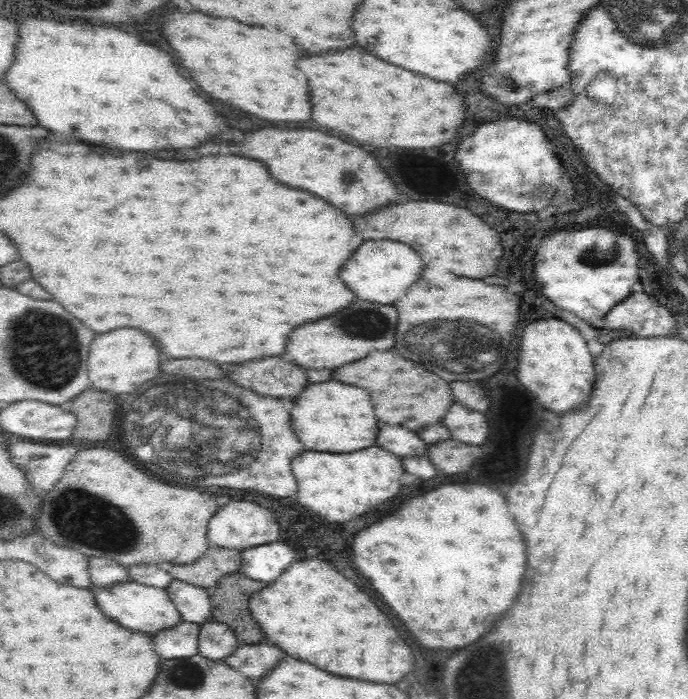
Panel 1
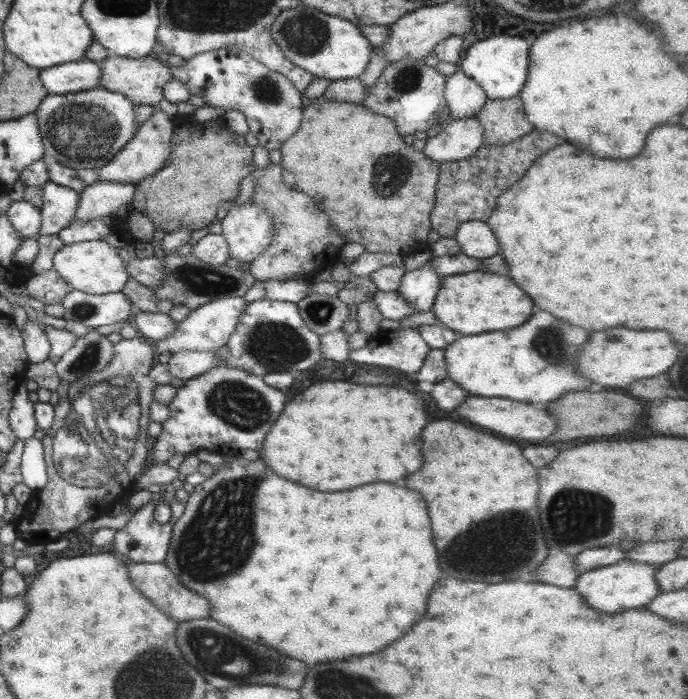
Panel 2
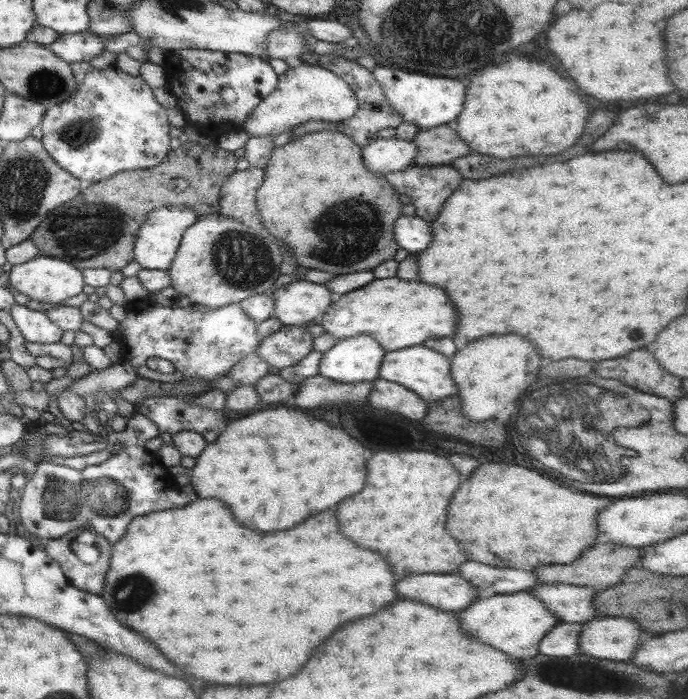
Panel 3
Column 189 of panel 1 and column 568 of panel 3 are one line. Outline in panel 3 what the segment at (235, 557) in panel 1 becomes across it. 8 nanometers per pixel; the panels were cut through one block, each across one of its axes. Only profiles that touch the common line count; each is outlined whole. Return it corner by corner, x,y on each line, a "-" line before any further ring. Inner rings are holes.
594,543
569,562
569,564
549,564
535,566
531,571
539,583
563,583
588,586
595,591
617,584
627,568
635,567
641,556
638,548
619,546
615,543

